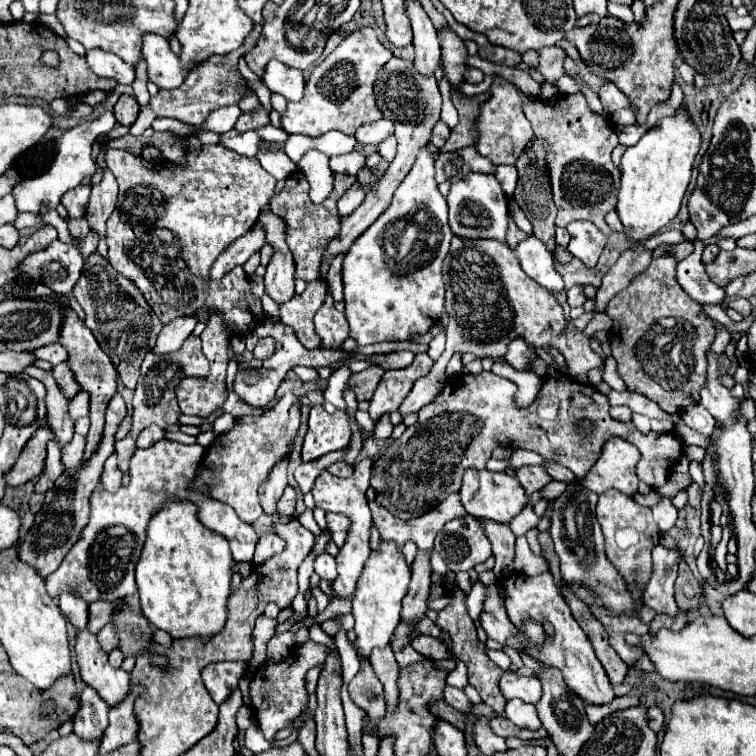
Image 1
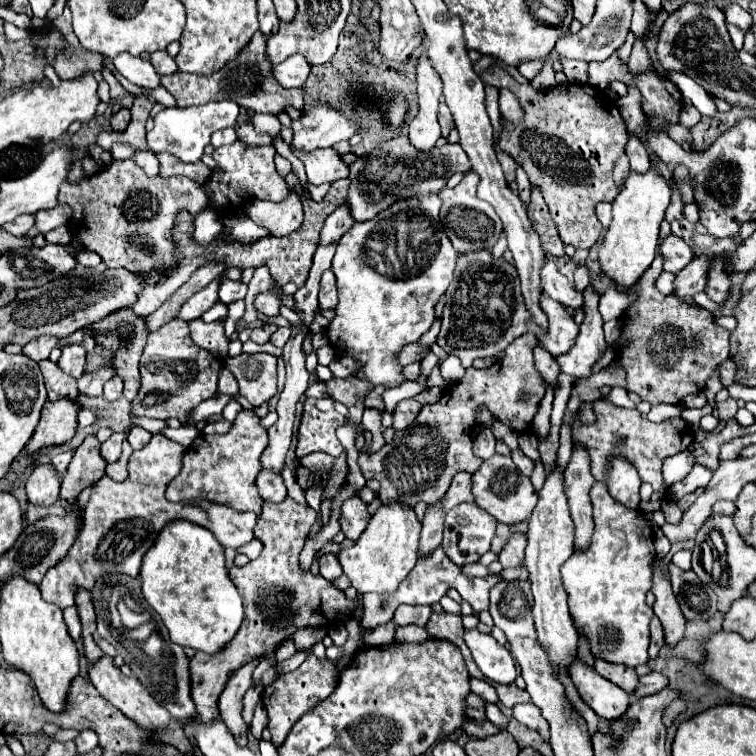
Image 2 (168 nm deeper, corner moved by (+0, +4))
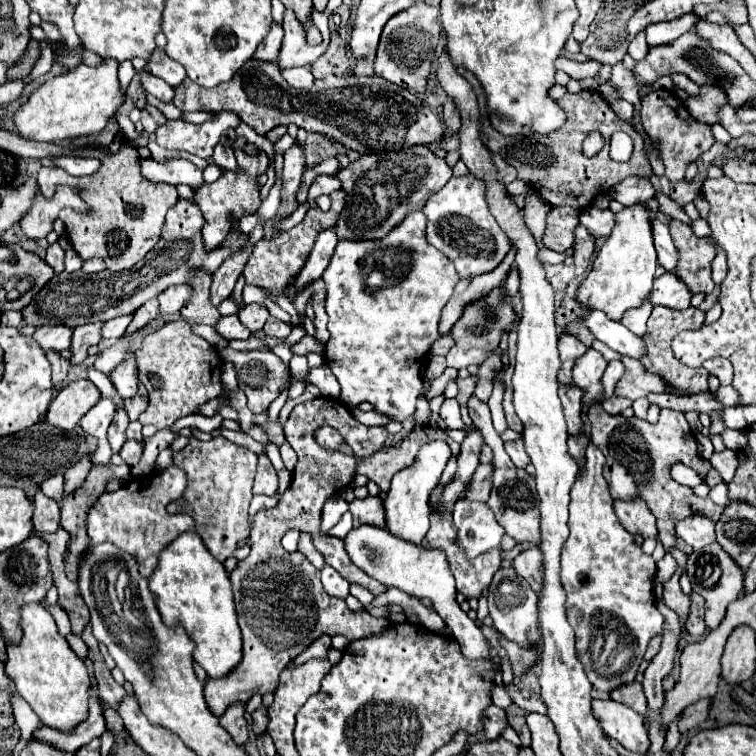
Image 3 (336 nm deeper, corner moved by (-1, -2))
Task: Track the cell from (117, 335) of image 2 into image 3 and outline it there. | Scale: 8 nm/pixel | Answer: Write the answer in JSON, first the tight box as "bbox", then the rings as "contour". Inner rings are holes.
{"bbox":[124,384,148,420],"contour":[[[140,384],[136,396],[124,400],[124,408],[126,408],[130,420],[138,420],[138,416],[146,410],[146,406],[148,406],[148,392],[146,392],[144,384]]]}

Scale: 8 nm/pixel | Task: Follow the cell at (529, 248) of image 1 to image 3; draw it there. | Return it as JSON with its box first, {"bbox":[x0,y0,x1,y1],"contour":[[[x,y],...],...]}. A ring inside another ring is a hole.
{"bbox":[582,310,648,360],"contour":[[[594,310],[590,314],[584,312],[582,320],[600,342],[608,344],[618,354],[630,356],[630,358],[636,358],[636,360],[640,360],[640,358],[644,358],[644,354],[648,354],[644,340],[640,336],[636,336],[634,332],[630,332],[622,322],[614,322],[598,310]]]}

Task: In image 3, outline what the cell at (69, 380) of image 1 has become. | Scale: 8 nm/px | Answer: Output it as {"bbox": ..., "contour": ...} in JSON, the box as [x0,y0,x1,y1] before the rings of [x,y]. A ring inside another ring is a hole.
{"bbox":[70,322,104,364],"contour":[[[90,322],[90,324],[84,324],[84,326],[78,326],[74,330],[74,336],[72,336],[72,358],[70,362],[72,364],[80,364],[86,356],[88,356],[88,346],[90,344],[98,344],[102,340],[102,324],[104,322]]]}

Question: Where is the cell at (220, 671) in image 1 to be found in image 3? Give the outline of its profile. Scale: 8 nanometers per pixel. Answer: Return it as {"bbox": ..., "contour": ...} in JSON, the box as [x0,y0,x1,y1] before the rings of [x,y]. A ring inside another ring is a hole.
{"bbox":[220,702,248,744],"contour":[[[240,702],[232,704],[222,716],[220,716],[220,726],[230,734],[230,738],[236,744],[244,744],[248,738],[248,726],[244,720],[244,706]]]}

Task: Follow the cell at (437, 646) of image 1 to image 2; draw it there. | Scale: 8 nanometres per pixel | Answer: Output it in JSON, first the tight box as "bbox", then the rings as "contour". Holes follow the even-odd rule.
{"bbox":[395,626,431,644],"contour":[[[399,626],[395,640],[401,644],[405,644],[405,642],[407,644],[421,644],[421,642],[431,640],[431,636],[425,632],[425,628],[419,628],[419,626]]]}

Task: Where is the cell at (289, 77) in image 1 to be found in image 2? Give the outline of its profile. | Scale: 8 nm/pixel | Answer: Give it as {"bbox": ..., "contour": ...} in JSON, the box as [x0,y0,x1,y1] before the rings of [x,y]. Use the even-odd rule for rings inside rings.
{"bbox":[273,54,309,88],"contour":[[[293,54],[273,68],[273,76],[283,88],[301,88],[309,76],[309,64],[301,54]]]}

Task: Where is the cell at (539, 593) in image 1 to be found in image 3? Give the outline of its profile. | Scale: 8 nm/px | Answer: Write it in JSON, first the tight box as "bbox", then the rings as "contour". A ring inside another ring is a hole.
{"bbox":[592,700,650,754],"contour":[[[594,700],[592,710],[608,738],[614,738],[630,752],[638,752],[638,754],[648,752],[650,740],[648,740],[644,716],[636,714],[632,708],[622,706],[614,700],[608,702]]]}

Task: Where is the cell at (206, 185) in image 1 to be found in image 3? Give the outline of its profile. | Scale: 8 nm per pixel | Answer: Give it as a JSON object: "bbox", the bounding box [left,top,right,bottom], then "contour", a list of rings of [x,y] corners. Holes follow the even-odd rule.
{"bbox":[38,146,178,272],"contour":[[[122,146],[116,154],[100,160],[98,172],[90,176],[70,176],[62,168],[42,168],[38,172],[38,186],[44,196],[54,194],[54,186],[78,186],[82,190],[82,198],[90,206],[90,214],[78,214],[74,210],[60,212],[60,220],[66,226],[66,236],[72,242],[72,248],[82,260],[100,256],[106,260],[108,270],[120,272],[138,264],[150,248],[158,242],[164,216],[168,208],[178,202],[176,188],[170,184],[152,184],[140,172],[138,152],[136,148]]]}

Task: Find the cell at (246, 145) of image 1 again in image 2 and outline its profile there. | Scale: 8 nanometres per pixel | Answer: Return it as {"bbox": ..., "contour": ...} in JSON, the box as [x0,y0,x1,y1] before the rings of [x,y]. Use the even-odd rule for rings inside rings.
{"bbox":[291,146,349,184],"contour":[[[291,146],[291,150],[303,162],[307,170],[307,180],[311,184],[335,182],[349,176],[349,164],[343,162],[341,154],[335,148],[317,148],[315,152],[299,152],[299,148]]]}

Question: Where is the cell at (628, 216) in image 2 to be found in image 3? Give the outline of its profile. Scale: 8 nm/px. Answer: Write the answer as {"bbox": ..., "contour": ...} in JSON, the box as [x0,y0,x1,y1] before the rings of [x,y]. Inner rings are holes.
{"bbox":[576,204,656,320],"contour":[[[634,204],[616,214],[616,228],[610,238],[600,248],[590,274],[584,278],[576,290],[576,302],[584,310],[602,310],[612,320],[622,320],[622,314],[630,308],[640,308],[644,298],[652,292],[654,270],[656,270],[656,250],[652,244],[652,212]]]}

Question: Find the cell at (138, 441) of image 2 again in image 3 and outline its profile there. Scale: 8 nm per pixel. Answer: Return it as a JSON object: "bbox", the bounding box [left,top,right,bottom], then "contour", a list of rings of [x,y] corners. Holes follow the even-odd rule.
{"bbox":[120,440,142,466],"contour":[[[126,440],[126,444],[120,450],[120,456],[122,456],[122,460],[126,464],[134,466],[140,460],[140,456],[142,456],[142,444],[136,442],[136,440]]]}

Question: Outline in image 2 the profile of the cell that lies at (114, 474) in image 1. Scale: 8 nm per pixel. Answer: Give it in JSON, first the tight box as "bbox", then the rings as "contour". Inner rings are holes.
{"bbox":[101,434,125,464],"contour":[[[113,434],[107,442],[101,444],[101,456],[107,460],[107,464],[113,464],[119,460],[123,438],[125,438],[125,434]]]}

